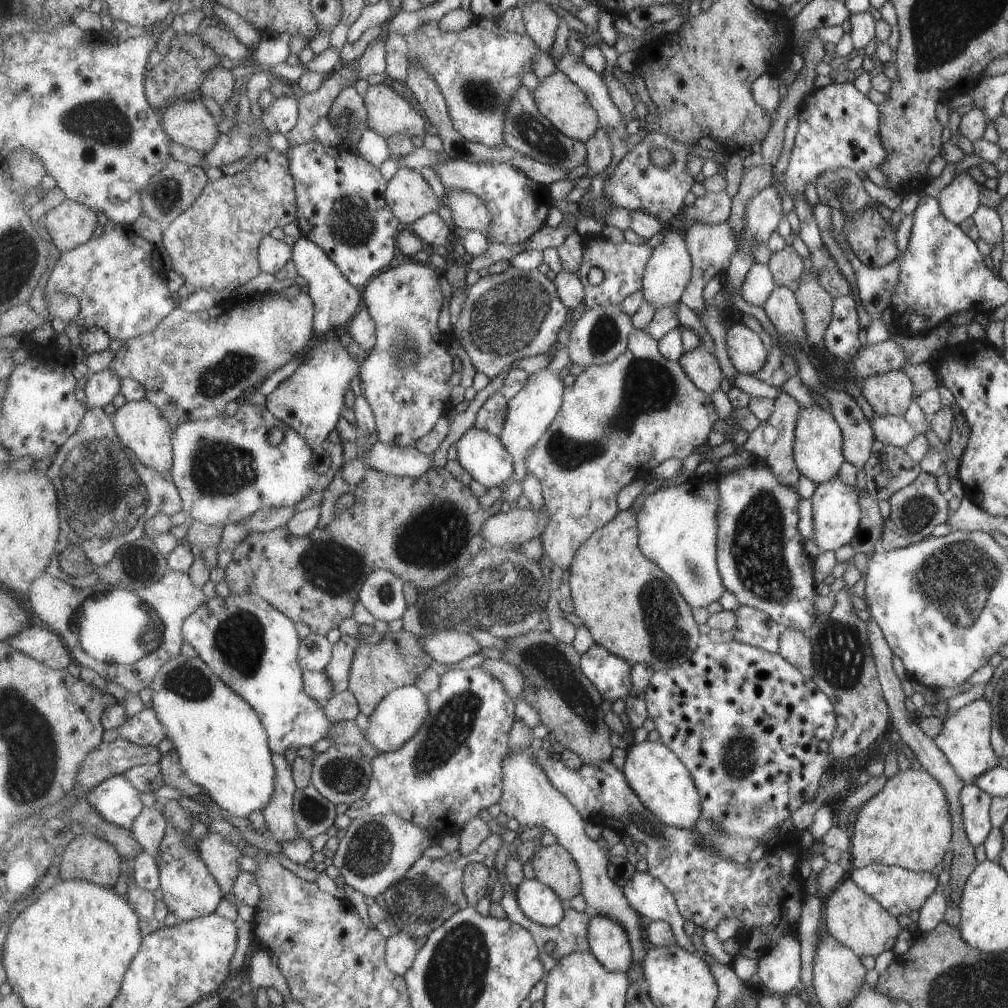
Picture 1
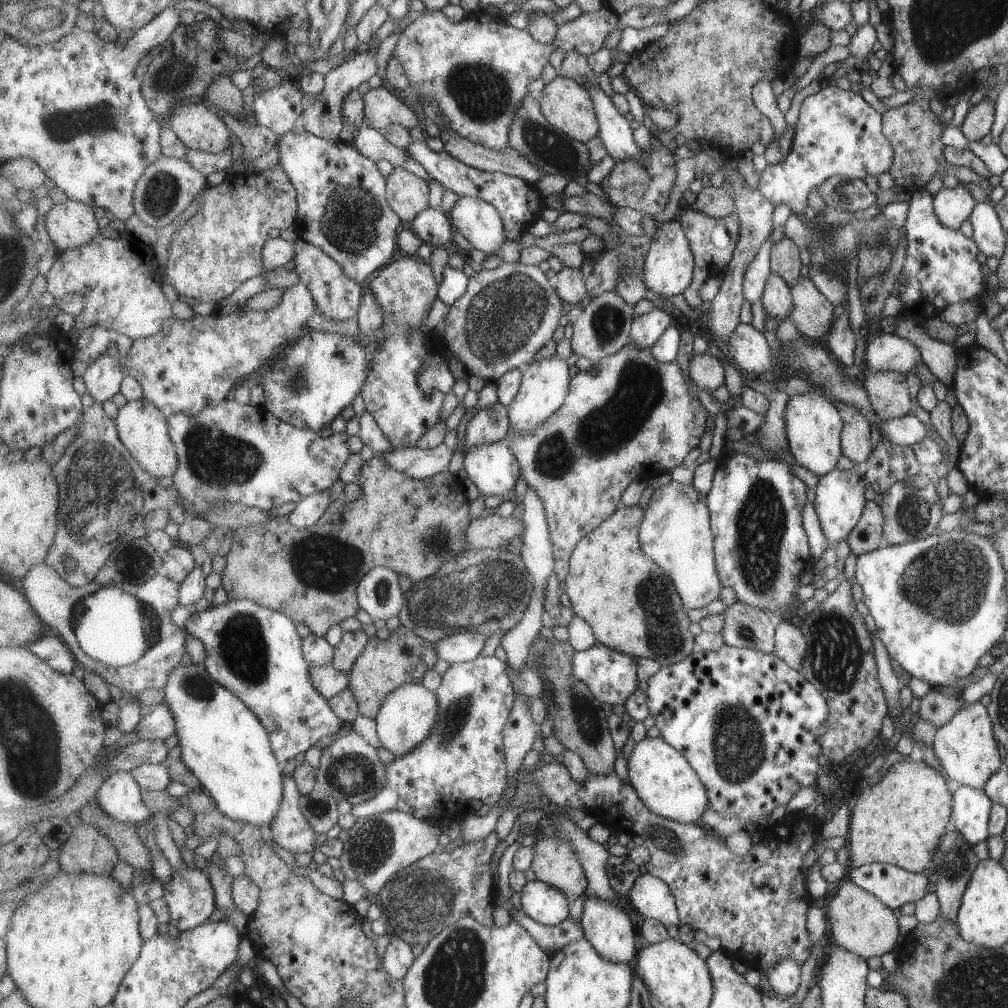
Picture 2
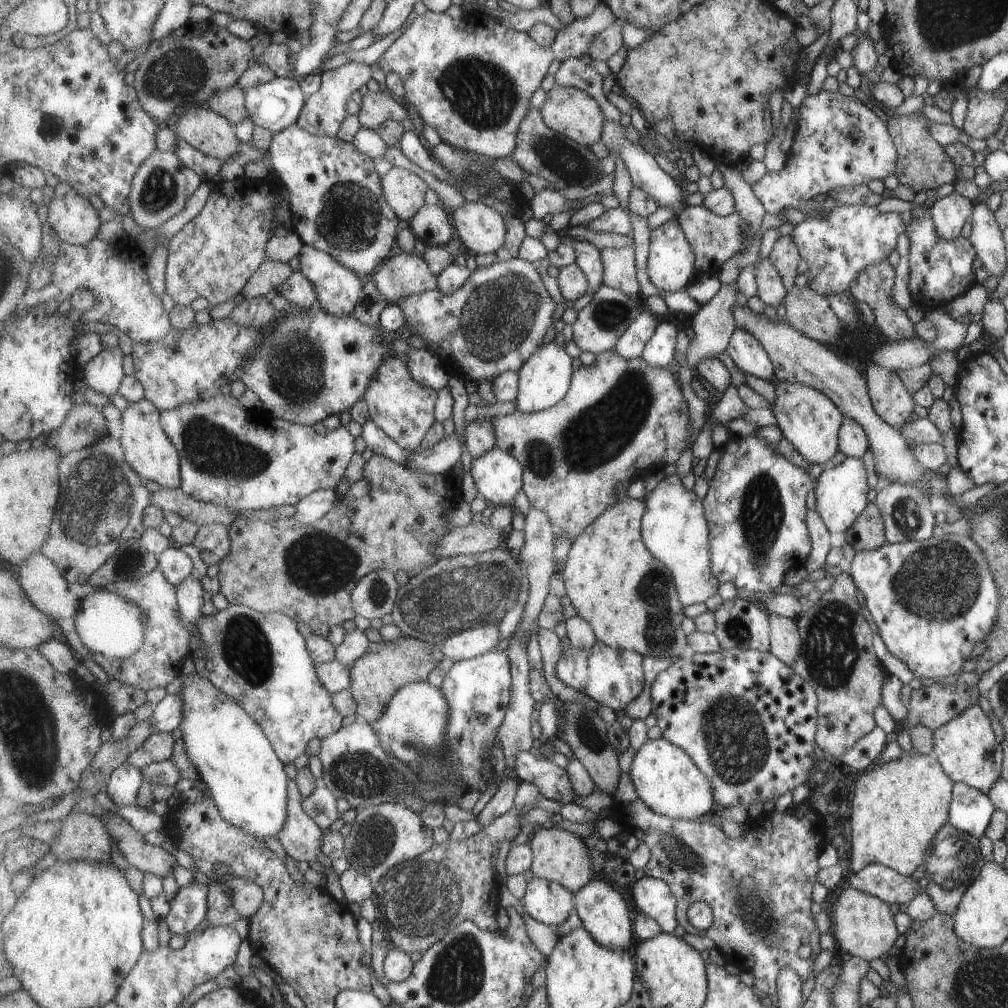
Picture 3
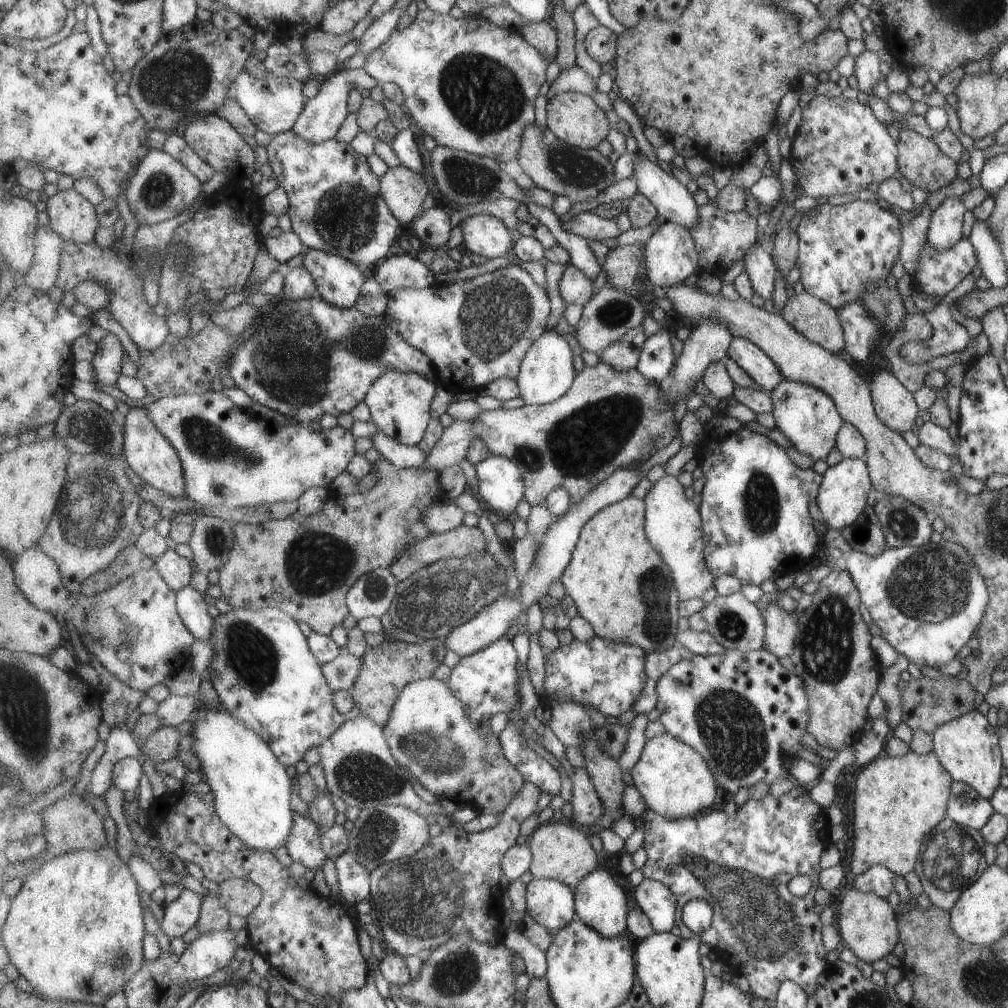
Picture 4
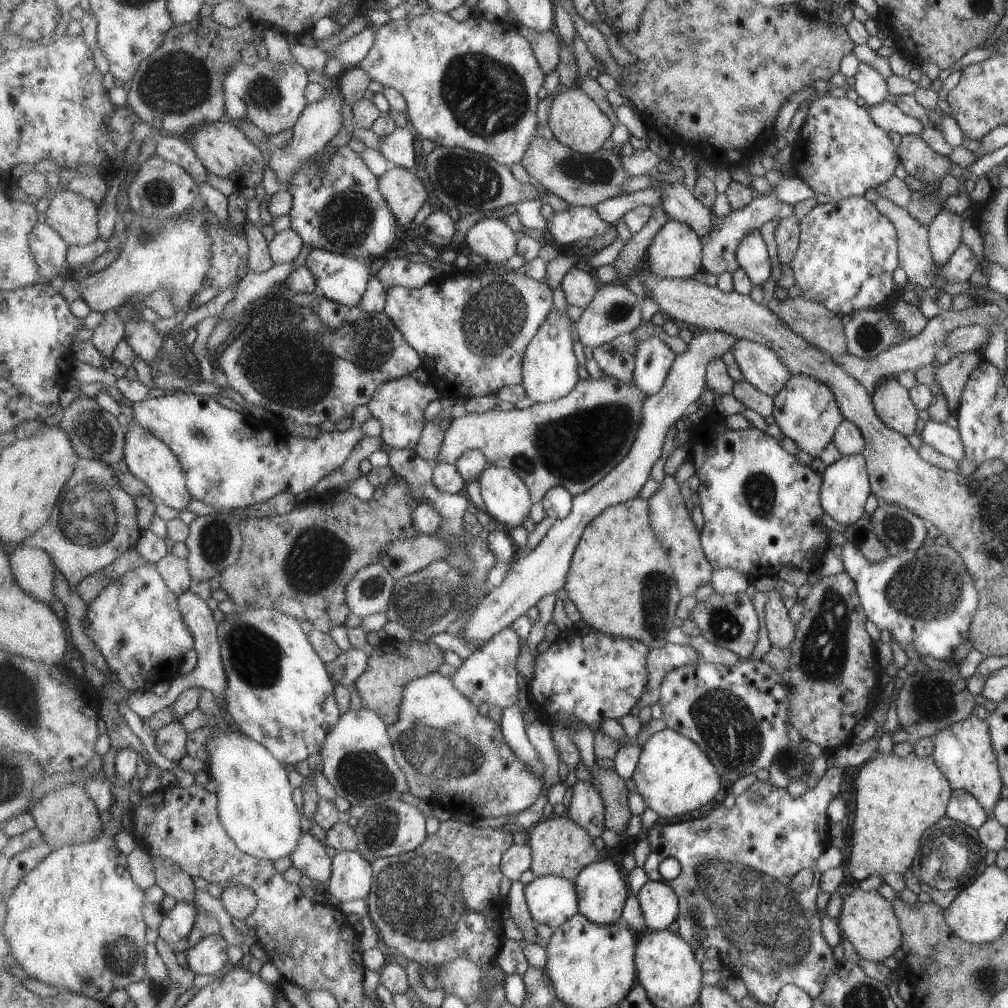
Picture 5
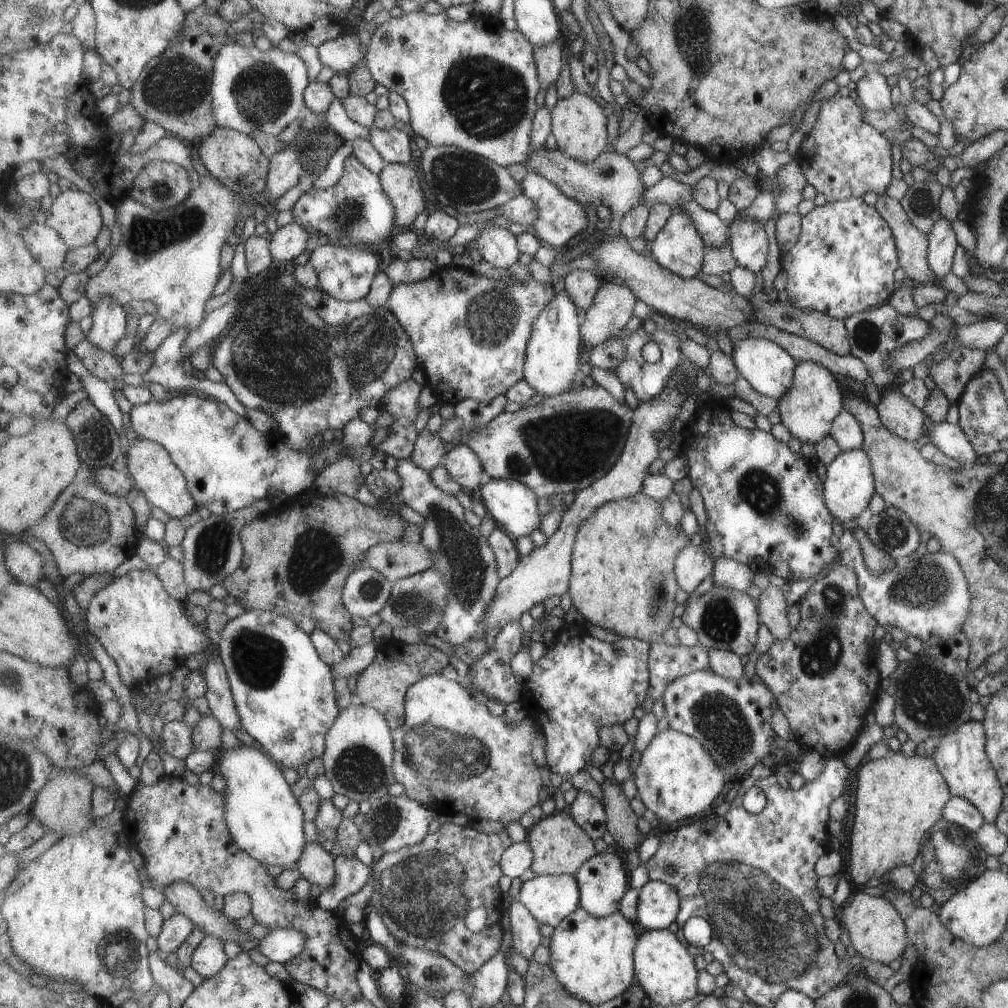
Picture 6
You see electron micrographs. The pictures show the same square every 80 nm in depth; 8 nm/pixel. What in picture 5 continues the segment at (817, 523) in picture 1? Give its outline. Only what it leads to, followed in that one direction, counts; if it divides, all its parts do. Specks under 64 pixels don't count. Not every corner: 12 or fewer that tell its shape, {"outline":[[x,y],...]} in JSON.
{"outline":[[861,453],[823,470],[820,505],[835,524],[863,514],[869,494]]}

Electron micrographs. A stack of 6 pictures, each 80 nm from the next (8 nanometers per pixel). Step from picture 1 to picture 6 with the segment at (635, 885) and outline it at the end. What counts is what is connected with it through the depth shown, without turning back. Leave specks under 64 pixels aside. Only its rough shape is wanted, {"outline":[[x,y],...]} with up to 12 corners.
{"outline":[[650,879],[640,888],[640,930],[678,920],[676,888]]}

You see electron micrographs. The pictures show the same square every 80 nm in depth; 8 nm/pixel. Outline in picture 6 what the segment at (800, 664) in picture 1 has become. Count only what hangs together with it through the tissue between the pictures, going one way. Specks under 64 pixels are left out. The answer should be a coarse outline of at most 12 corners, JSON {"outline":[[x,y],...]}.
{"outline":[[769,585],[761,592],[760,618],[775,640],[792,628],[785,594]]}

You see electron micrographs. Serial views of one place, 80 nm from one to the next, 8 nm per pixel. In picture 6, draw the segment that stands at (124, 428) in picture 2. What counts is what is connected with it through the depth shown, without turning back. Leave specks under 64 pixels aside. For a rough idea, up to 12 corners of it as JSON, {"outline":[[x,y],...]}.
{"outline":[[137,436],[126,470],[153,506],[181,520],[197,510],[164,446]]}

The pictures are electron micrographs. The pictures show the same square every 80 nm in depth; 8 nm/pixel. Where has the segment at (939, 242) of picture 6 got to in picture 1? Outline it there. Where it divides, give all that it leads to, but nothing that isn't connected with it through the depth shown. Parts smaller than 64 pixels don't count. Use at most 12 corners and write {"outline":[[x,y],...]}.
{"outline":[[967,170],[956,173],[937,196],[953,224],[981,205],[983,185]]}

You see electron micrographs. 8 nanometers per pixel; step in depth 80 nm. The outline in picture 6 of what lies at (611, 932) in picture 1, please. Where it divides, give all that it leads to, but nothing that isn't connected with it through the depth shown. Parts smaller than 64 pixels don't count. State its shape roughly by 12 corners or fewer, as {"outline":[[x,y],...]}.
{"outline":[[603,851],[575,874],[580,906],[601,919],[621,911],[626,862]]}

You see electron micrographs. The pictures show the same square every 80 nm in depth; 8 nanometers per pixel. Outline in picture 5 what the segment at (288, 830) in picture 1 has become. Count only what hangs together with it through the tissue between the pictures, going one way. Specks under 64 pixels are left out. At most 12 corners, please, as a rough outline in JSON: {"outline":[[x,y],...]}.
{"outline":[[310,831],[289,856],[311,880],[330,880],[333,858]]}

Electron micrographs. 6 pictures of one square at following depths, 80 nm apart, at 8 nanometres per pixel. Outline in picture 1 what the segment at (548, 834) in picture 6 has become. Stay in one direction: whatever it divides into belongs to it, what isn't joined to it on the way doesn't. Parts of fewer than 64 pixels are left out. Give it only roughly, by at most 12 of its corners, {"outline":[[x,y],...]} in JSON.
{"outline":[[559,842],[531,860],[565,901],[582,894],[578,862]]}

